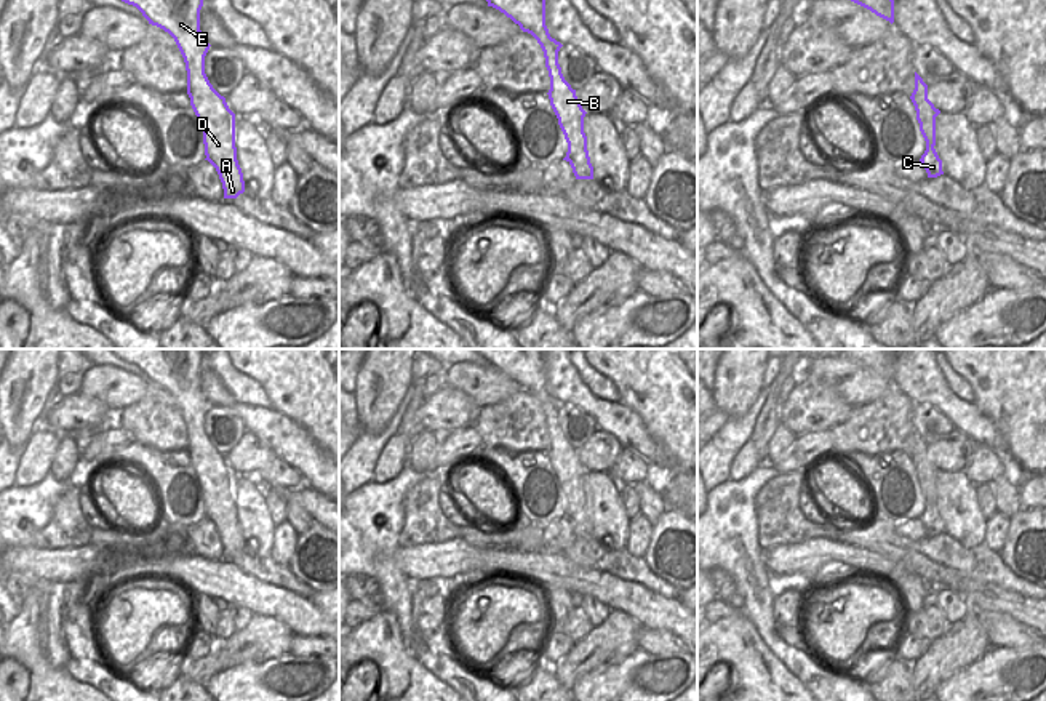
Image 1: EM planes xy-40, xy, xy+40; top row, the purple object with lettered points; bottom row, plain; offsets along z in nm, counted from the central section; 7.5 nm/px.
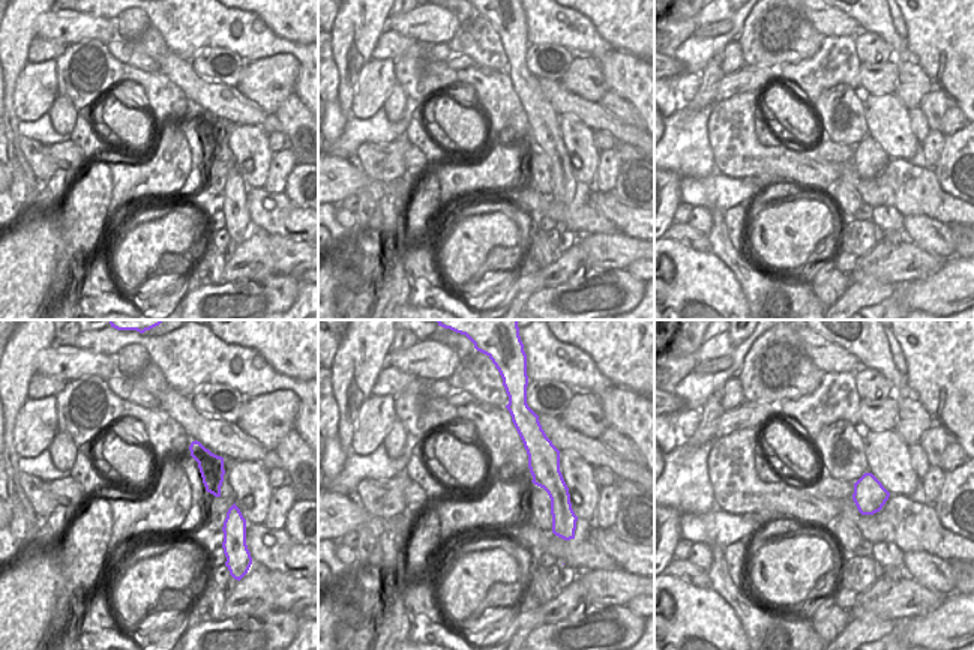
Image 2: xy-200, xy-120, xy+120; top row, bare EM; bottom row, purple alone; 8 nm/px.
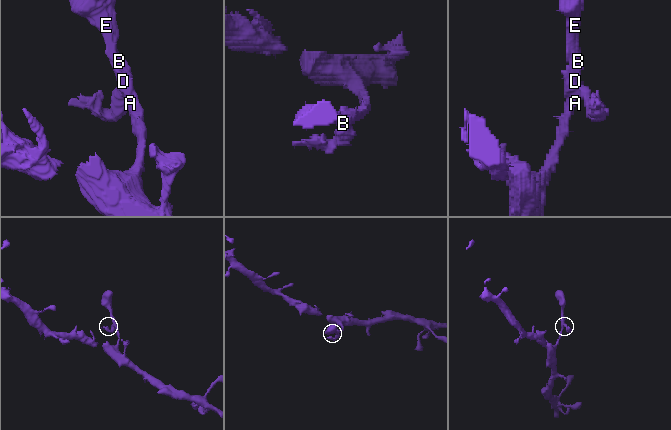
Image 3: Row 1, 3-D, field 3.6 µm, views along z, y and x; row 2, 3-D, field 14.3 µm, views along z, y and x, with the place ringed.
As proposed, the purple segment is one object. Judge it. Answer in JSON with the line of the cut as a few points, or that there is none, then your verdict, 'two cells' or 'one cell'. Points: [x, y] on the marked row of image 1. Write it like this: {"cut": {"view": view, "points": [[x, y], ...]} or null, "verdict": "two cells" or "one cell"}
{"cut": {"view": "xy+40", "points": [[926, 146], [934, 151]]}, "verdict": "two cells"}

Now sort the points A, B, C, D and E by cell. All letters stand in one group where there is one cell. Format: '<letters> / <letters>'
A B D E / C

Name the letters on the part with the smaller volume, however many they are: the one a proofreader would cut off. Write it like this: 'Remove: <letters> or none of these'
Remove: C

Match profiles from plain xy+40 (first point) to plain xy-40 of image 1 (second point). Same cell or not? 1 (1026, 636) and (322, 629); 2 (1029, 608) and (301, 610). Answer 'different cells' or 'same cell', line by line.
1: different cells
2: same cell

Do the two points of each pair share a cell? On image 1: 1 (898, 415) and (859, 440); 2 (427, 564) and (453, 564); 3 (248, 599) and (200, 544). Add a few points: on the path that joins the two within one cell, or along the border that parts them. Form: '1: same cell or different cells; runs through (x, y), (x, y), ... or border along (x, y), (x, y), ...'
1: same cell; runs through (888, 421), (869, 431)
2: same cell; runs through (434, 564), (447, 564)
3: different cells; border along (194, 551), (213, 560), (221, 560)

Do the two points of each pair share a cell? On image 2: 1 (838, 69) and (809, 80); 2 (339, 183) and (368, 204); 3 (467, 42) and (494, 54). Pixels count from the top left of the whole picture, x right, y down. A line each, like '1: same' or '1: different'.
1: same
2: different
3: same

